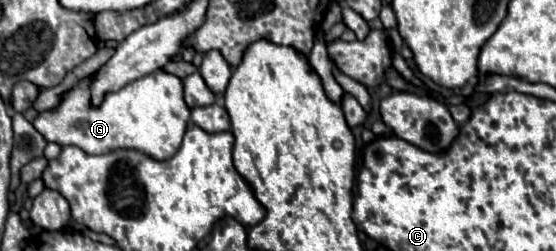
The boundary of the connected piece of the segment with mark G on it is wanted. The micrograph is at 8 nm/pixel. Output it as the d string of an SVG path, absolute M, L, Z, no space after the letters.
M156 70L148 78L138 78L118 92L106 94L98 108L90 106L88 80L84 78L70 90L54 112L42 112L34 120L34 128L48 140L62 146L74 144L88 154L106 154L128 148L146 152L152 160L168 160L182 144L182 136L190 122L190 108L184 102L182 80Z

